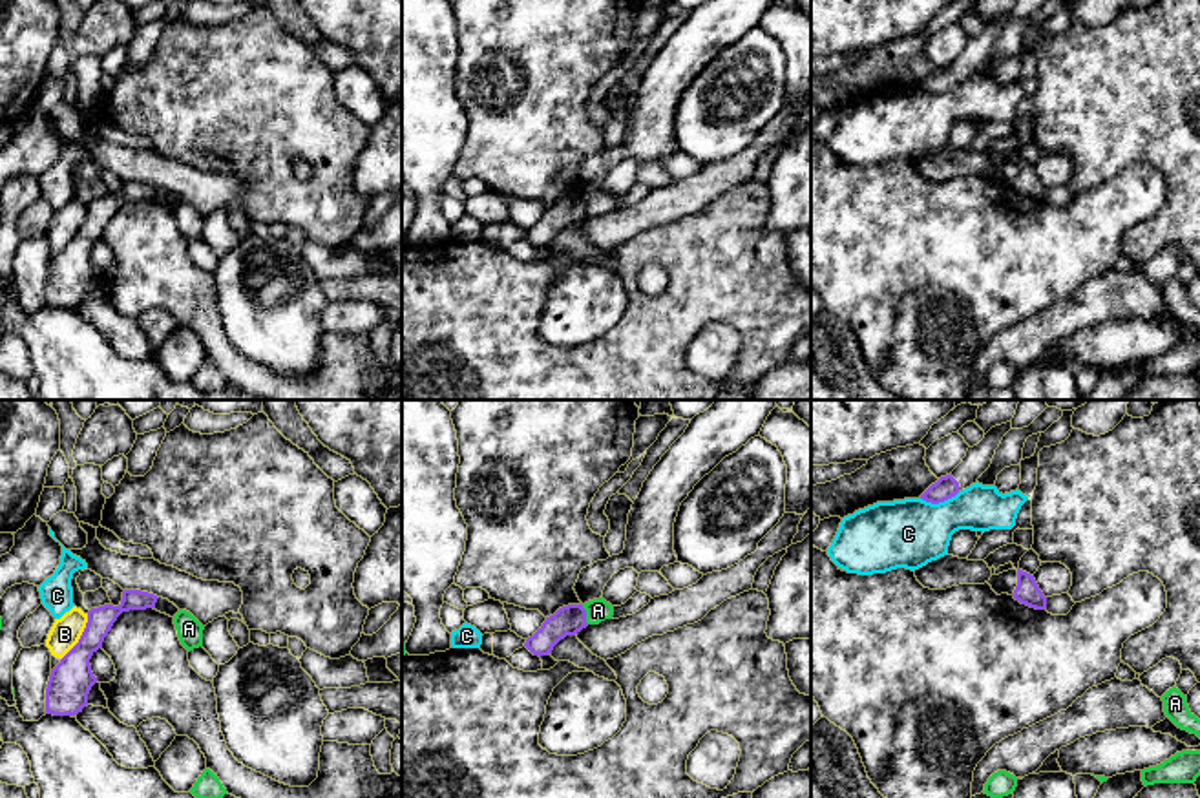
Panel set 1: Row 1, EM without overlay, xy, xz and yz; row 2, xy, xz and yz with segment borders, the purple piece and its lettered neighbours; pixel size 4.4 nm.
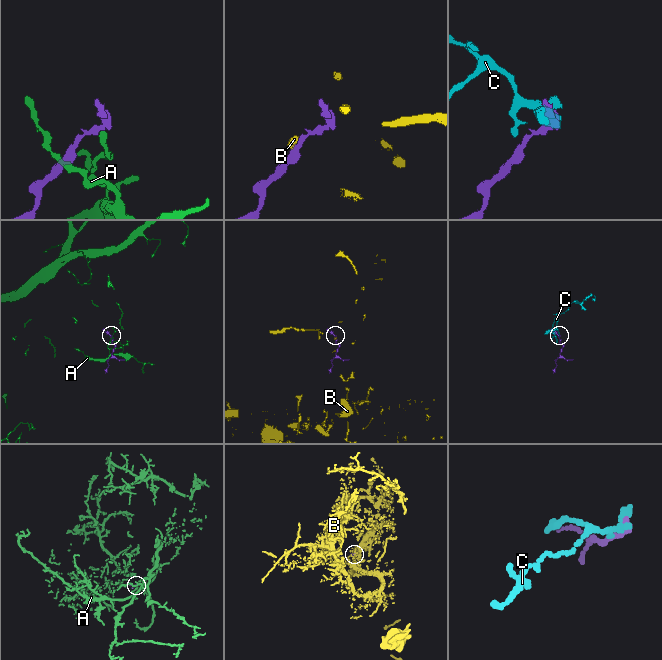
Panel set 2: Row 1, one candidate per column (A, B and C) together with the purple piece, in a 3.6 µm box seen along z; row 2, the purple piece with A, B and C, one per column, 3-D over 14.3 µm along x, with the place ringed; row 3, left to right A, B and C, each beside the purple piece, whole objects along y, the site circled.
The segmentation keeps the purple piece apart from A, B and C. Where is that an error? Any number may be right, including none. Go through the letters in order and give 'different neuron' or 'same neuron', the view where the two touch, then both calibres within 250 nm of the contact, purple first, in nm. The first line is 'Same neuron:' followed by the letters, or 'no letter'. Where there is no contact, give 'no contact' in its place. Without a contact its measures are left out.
Same neuron: no letter
A: different neuron; meets purple in xz; 130 nm thick on the purple side, 100 nm on the other
B: different neuron; meets purple in xy; 190 nm thick on the purple side, 140 nm on the other
C: different neuron; meets purple in yz; 100 nm thick on the purple side, 300 nm on the other

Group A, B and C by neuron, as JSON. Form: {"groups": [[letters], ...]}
{"groups": [["A"], ["B"], ["C"]]}

